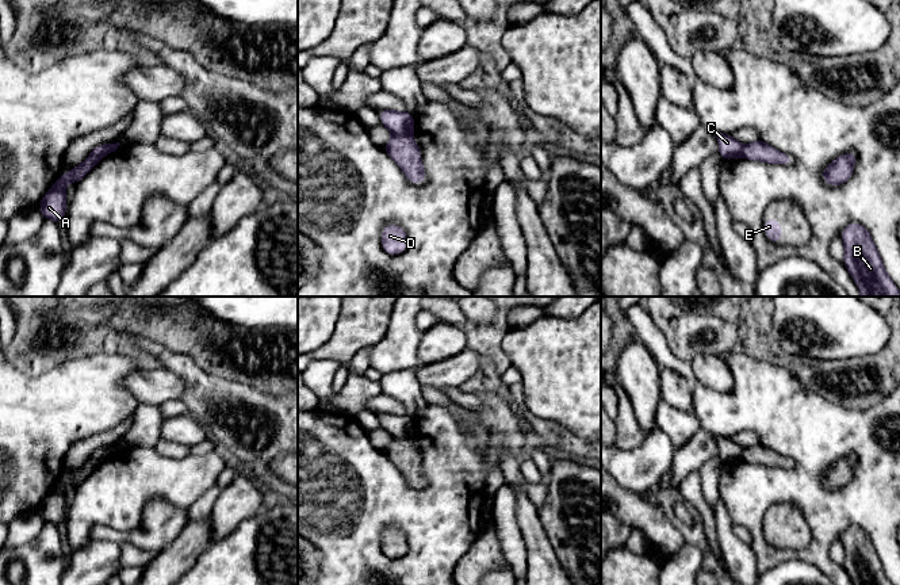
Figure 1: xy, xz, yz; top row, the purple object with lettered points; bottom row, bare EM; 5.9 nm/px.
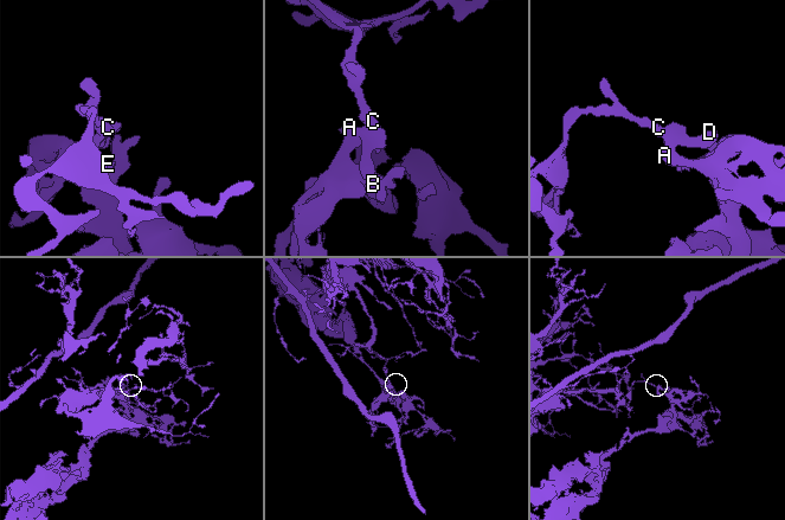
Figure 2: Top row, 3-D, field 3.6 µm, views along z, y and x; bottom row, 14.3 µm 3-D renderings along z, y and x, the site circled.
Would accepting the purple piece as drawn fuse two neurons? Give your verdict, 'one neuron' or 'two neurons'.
two neurons

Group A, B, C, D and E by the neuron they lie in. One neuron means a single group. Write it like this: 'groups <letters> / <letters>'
groups A B D E / C

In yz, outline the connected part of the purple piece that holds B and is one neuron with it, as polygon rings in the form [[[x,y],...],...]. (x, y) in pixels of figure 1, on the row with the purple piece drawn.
[[[851,222],[842,230],[840,238],[845,244],[843,264],[858,286],[861,297],[900,297],[900,290],[888,276],[865,226]]]

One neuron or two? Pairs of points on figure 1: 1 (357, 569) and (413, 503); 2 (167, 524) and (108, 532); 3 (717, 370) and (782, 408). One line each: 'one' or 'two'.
1: one
2: one
3: two

